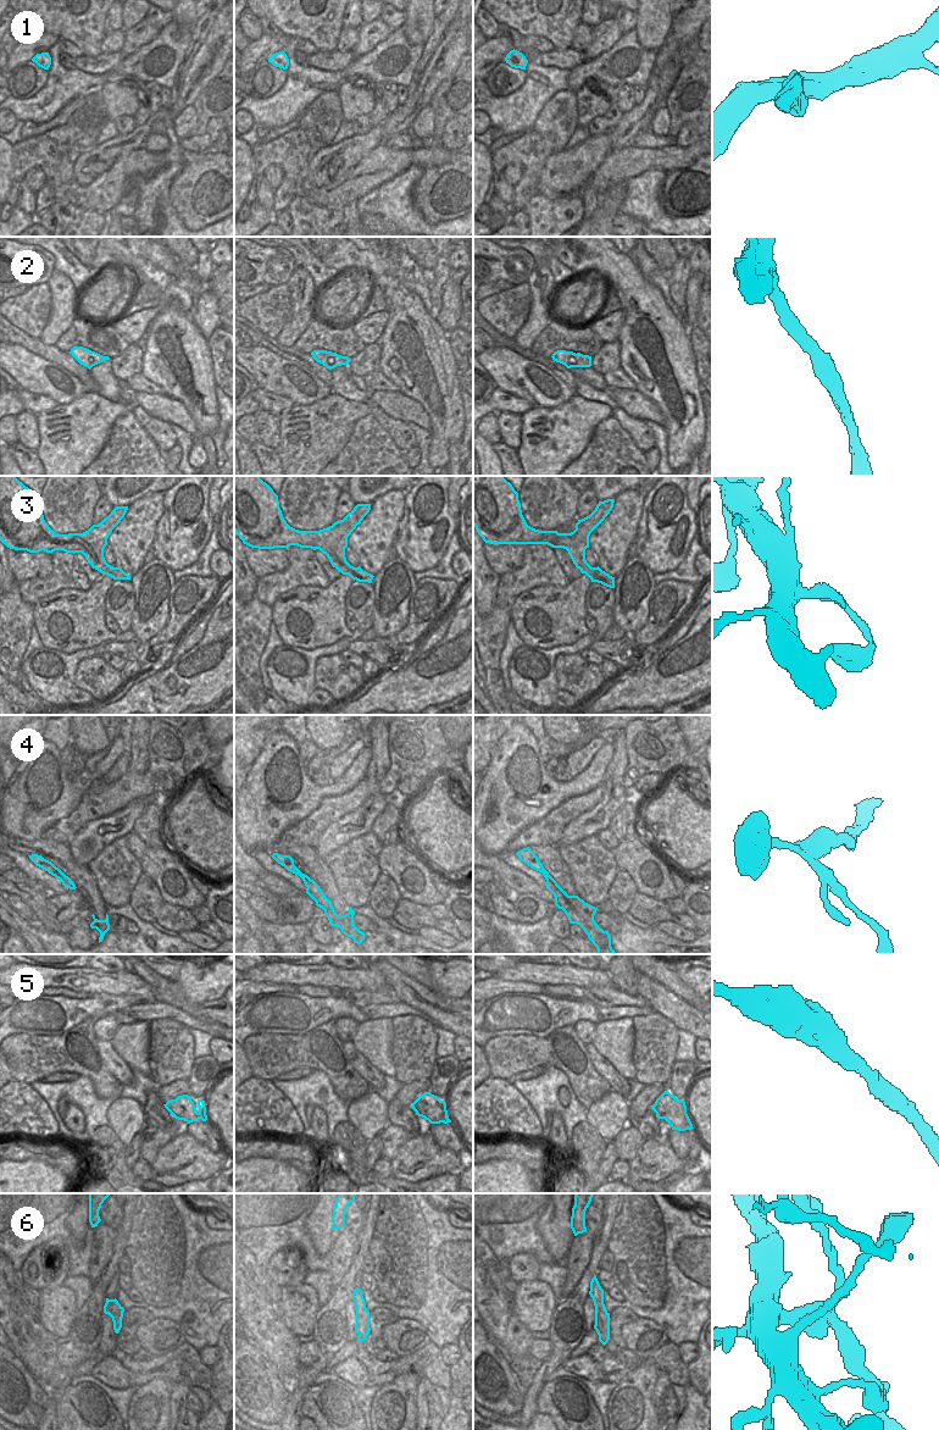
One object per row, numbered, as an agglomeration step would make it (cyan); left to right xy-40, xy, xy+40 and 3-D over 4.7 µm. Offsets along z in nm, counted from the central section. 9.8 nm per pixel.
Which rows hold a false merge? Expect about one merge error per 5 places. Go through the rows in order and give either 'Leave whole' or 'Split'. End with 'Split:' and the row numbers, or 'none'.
1: Leave whole
2: Leave whole
3: Leave whole
4: Split
5: Leave whole
6: Split
Split: 4, 6

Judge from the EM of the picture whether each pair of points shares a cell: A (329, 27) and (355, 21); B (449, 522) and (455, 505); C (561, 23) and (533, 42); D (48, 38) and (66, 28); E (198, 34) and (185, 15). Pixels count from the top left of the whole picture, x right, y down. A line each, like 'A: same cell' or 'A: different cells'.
A: different cells
B: different cells
C: different cells
D: different cells
E: different cells

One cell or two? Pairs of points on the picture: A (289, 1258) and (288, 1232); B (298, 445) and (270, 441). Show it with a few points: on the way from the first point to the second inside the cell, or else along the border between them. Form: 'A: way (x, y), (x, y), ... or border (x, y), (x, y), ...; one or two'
A: border (267, 1264), (278, 1251), (296, 1246), (307, 1268); two
B: border (278, 415), (277, 449); two

